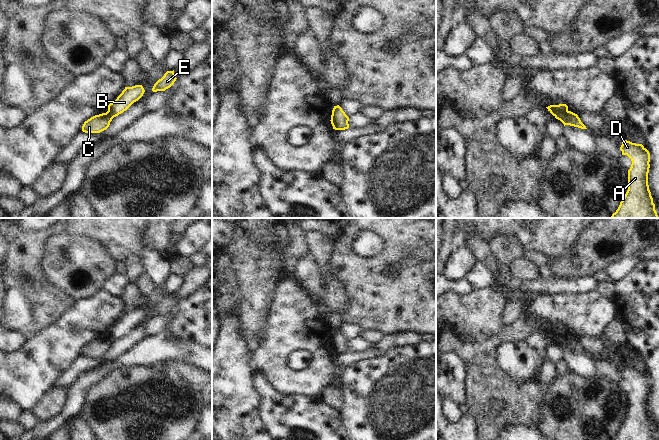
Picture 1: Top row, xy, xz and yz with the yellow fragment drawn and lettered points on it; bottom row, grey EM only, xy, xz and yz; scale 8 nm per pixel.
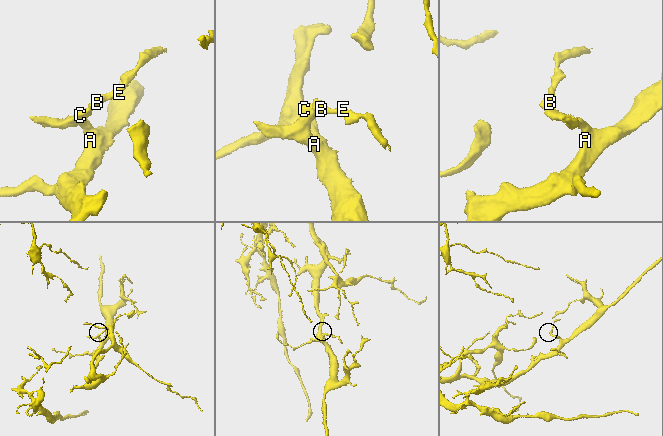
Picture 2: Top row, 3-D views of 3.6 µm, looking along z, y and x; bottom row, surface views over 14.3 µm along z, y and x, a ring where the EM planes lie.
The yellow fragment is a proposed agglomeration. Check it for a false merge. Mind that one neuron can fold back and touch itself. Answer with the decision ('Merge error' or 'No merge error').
Merge error.

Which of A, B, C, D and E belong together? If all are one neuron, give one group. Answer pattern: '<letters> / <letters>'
A C D / B E

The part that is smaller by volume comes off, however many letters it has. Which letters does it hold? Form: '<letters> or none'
B, E

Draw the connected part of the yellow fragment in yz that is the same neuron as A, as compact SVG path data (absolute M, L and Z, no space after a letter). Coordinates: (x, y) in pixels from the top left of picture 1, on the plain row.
M623 363L620 374L622 375L622 379L627 379L631 383L632 388L628 394L628 414L620 426L618 433L612 440L658 440L648 409L650 392L649 375L642 368L632 367L625 363Z

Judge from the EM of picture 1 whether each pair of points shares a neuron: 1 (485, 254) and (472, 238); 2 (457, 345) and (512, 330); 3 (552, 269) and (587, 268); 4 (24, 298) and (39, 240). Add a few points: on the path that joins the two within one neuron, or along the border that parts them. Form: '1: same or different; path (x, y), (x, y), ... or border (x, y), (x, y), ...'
1: same; path (482, 250), (474, 242)
2: same; path (471, 348), (488, 348), (498, 340)
3: same; path (561, 268), (578, 268)
4: same; path (24, 284), (19, 275), (22, 272), (25, 254)

